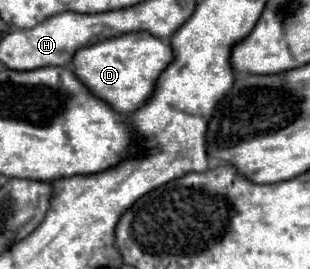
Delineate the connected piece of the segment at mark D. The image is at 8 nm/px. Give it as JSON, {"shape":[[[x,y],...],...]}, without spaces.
{"shape":[[[132,32],[76,50],[72,66],[78,80],[96,98],[104,100],[118,114],[130,114],[150,98],[156,78],[168,66],[170,60],[172,48],[168,42],[154,38],[148,32]]]}

